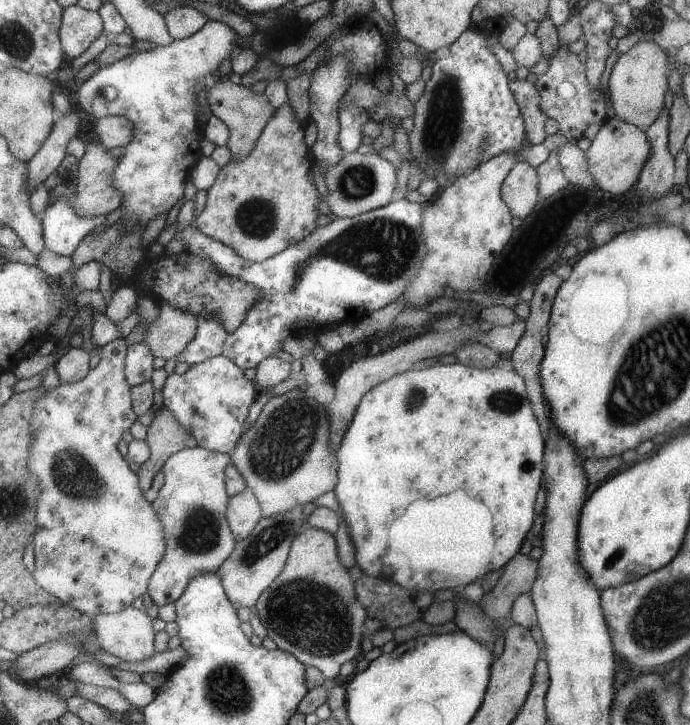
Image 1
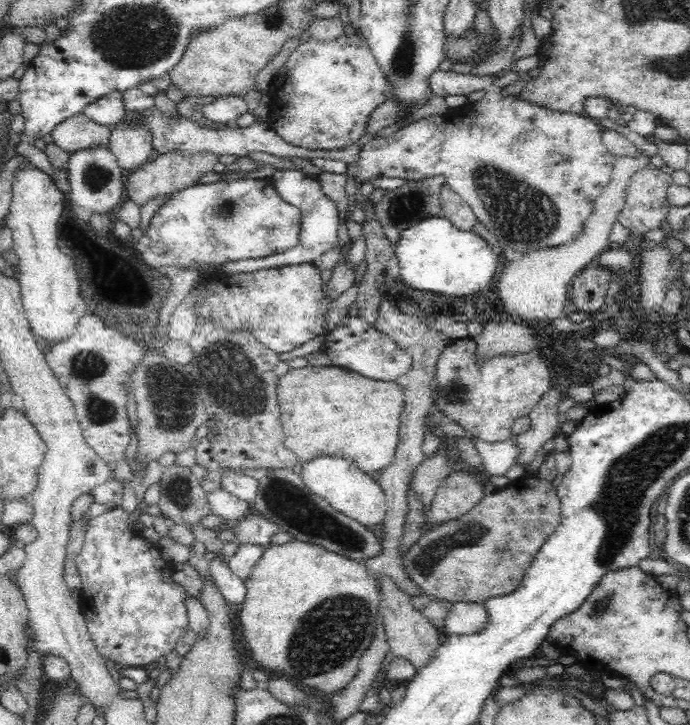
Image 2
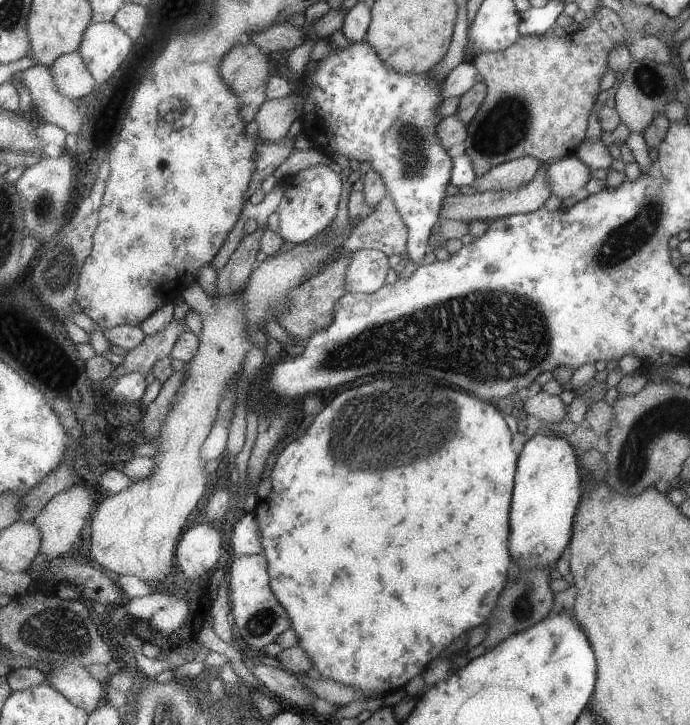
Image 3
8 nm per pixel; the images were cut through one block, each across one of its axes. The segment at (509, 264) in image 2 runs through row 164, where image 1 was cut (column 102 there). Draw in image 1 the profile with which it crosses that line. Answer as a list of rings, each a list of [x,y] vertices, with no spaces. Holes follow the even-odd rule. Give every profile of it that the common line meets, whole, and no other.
[[[128,607],[117,613],[100,613],[93,619],[93,627],[98,637],[98,642],[107,653],[118,656],[127,661],[143,661],[151,657],[155,652],[155,633],[152,627],[154,620],[146,610]]]

